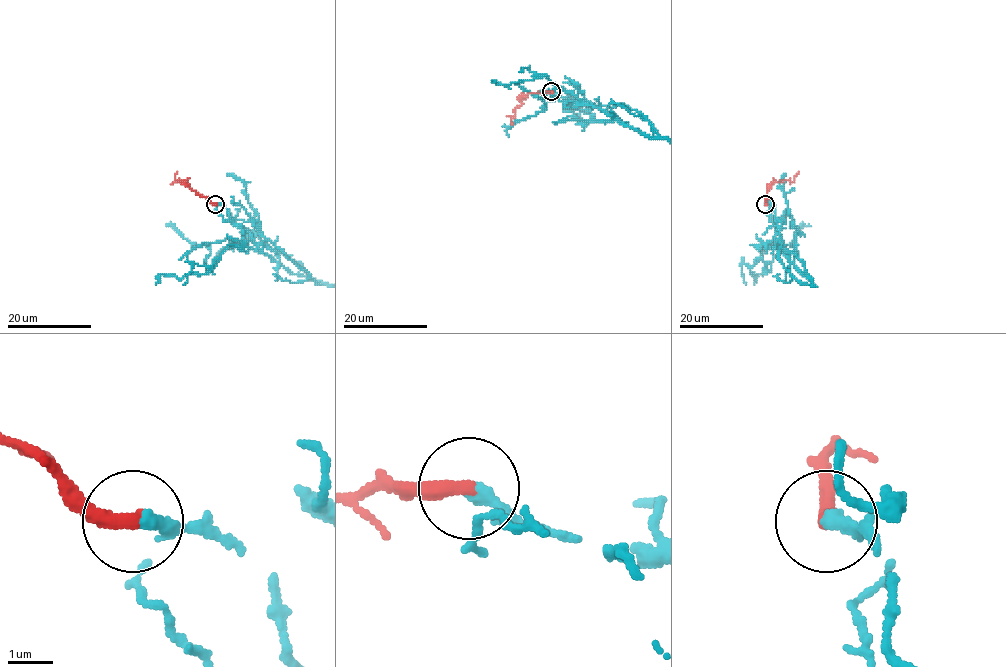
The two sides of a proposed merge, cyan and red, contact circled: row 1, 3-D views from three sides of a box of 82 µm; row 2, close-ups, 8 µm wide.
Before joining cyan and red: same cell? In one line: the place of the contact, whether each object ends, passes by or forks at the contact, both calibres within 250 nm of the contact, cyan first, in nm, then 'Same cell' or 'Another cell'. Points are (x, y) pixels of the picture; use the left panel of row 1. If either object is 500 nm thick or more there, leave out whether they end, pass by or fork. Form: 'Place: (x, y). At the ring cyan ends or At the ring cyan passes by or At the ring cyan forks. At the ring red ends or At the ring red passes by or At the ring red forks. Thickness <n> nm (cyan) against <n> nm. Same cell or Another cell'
Place: (215, 204). At the ring cyan ends. At the ring red ends. Thickness 320 nm (cyan) against 360 nm. Same cell

